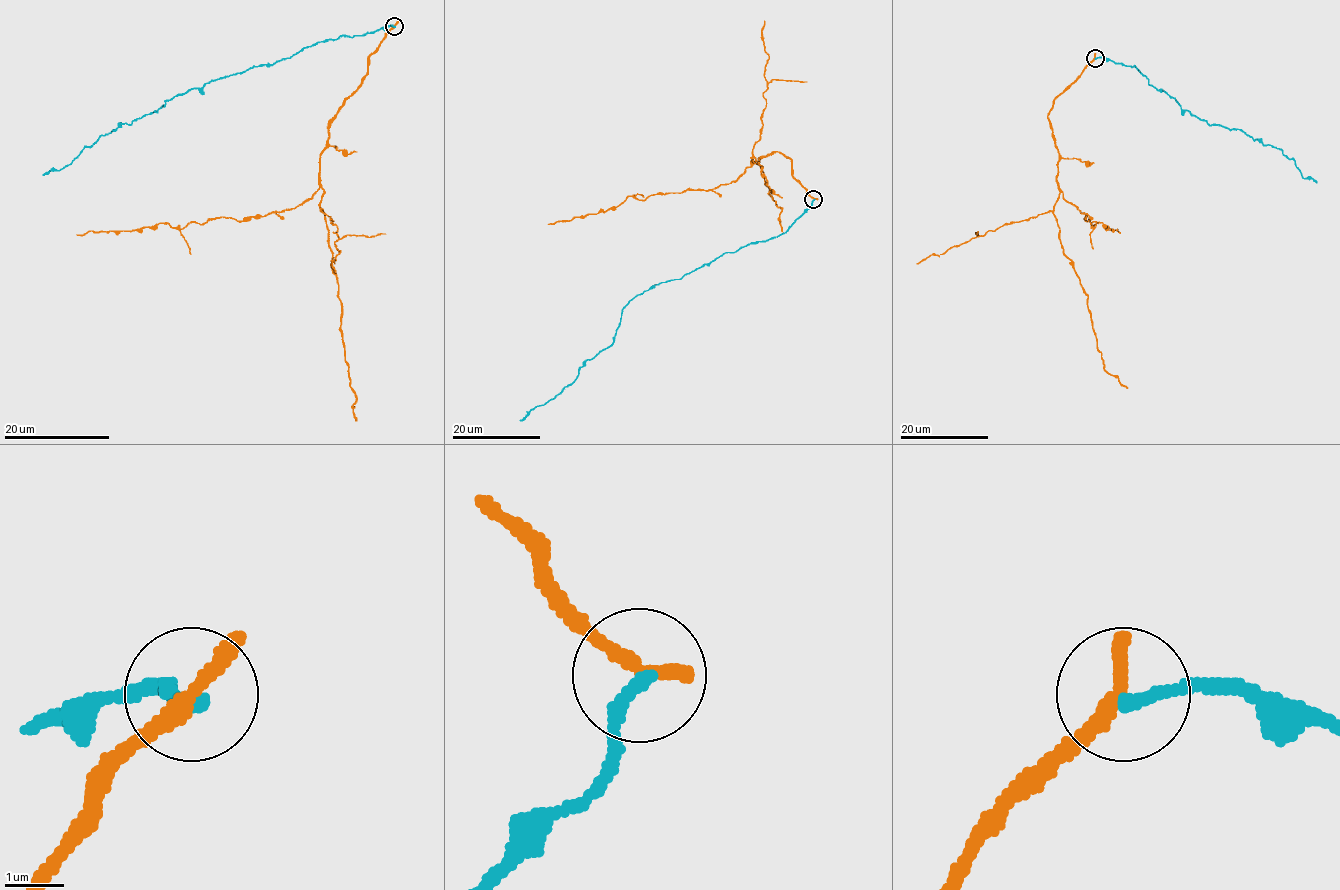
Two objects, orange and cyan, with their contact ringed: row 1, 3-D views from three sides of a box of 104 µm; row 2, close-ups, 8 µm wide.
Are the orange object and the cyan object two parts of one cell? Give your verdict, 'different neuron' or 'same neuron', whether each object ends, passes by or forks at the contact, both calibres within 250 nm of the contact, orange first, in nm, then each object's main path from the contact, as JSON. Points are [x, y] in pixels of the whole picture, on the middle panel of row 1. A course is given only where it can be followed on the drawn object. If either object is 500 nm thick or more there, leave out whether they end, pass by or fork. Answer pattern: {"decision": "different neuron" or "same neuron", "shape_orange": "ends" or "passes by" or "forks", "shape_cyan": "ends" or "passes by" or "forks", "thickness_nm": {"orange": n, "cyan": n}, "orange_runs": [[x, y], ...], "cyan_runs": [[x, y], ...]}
{"decision": "different neuron", "shape_orange": "passes by", "shape_cyan": "ends", "thickness_nm": {"orange": 240, "cyan": 240}, "orange_runs": [[814, 199], [777, 152], [751, 162], [736, 180], [705, 190], [629, 196], [597, 213], [547, 224]], "cyan_runs": [[814, 199], [776, 236], [749, 243], [637, 295], [622, 309], [611, 344], [588, 359], [572, 383], [520, 420]]}

